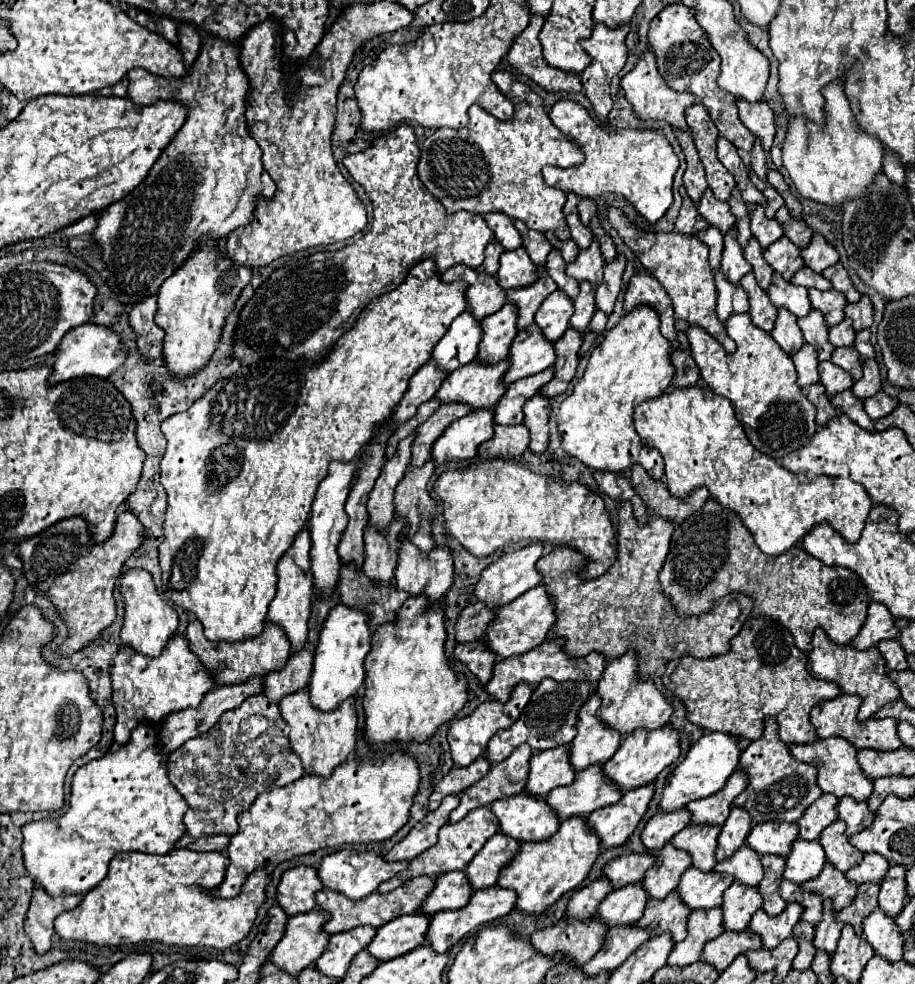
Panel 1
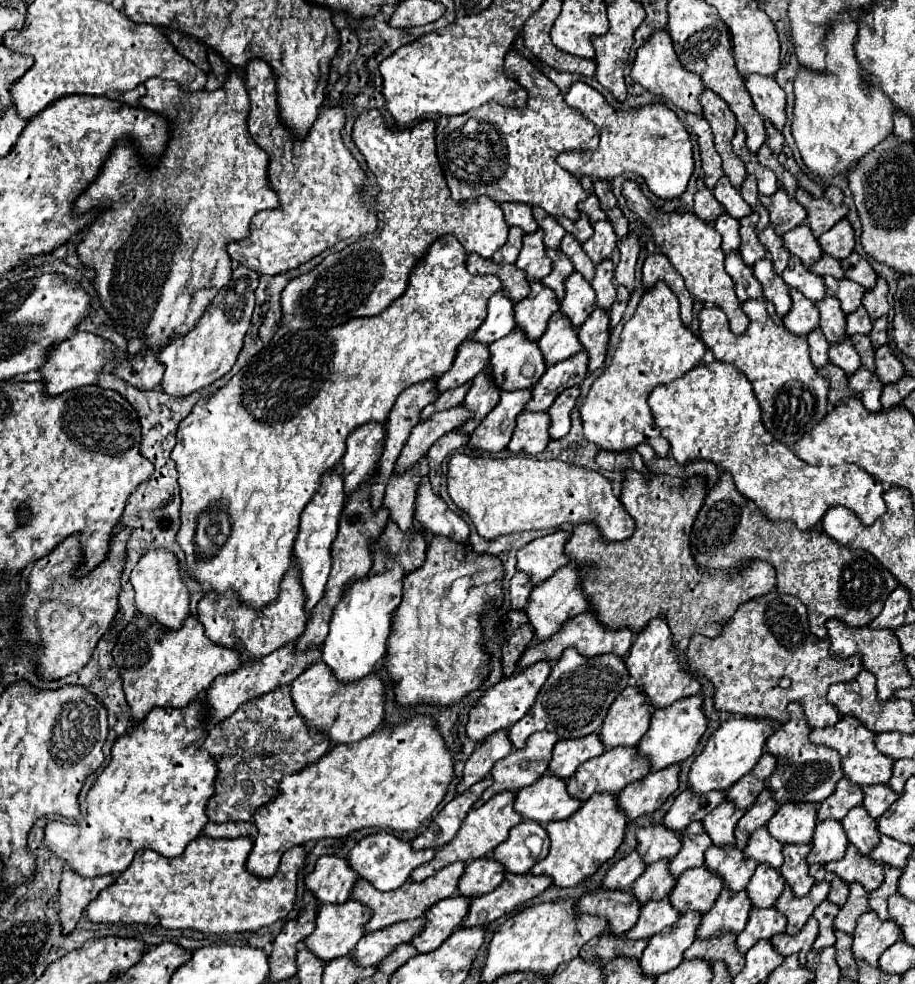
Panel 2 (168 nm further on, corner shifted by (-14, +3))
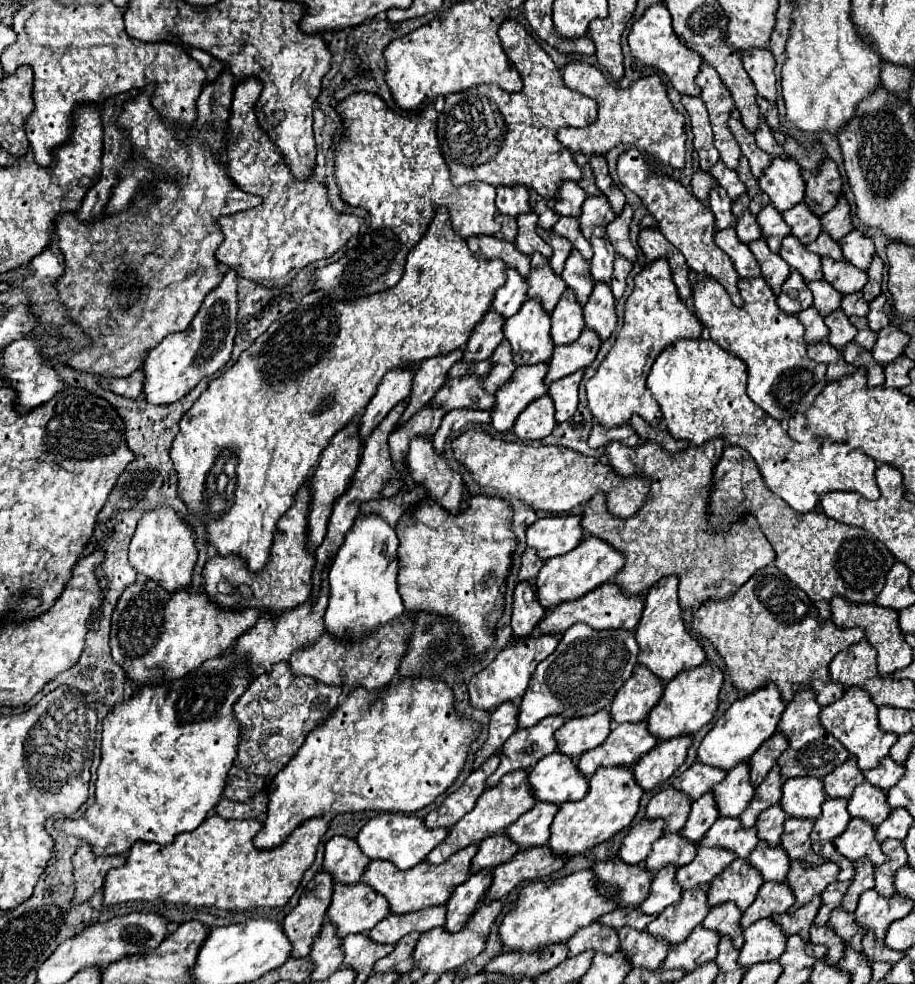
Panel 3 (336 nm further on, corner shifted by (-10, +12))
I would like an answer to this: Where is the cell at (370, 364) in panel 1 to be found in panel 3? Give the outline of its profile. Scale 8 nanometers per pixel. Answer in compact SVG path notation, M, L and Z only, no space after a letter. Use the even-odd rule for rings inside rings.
M440 208L436 212L434 220L430 222L430 228L422 236L422 240L408 252L406 266L404 266L404 276L394 288L388 288L386 292L380 292L378 296L364 296L362 300L352 300L352 302L320 300L316 304L308 304L308 306L302 306L298 310L292 310L284 318L270 324L270 328L262 336L258 336L248 350L244 350L240 354L236 364L232 364L220 378L214 378L208 384L208 388L194 402L194 406L180 418L180 432L174 438L172 448L170 448L170 458L174 462L176 472L178 472L178 496L186 504L186 508L202 520L202 524L206 528L206 534L208 534L208 544L216 550L216 554L244 558L250 572L262 572L264 566L270 560L270 548L272 548L272 542L274 542L276 522L294 506L296 492L312 476L314 468L318 466L320 454L330 444L332 436L338 434L348 422L356 420L364 412L364 408L368 406L370 398L376 394L376 388L382 382L386 372L408 368L408 366L418 368L422 364L422 360L426 360L426 358L446 356L452 350L462 348L462 344L466 344L466 336L470 336L470 328L474 328L474 324L478 320L482 320L482 316L490 310L492 296L494 296L496 288L500 288L504 282L506 282L506 264L502 260L480 262L468 250L466 240L460 238L458 234L454 234L446 208Z

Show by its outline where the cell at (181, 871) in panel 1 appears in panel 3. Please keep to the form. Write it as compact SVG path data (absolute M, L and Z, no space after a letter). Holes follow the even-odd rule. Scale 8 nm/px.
M208 816L196 830L178 834L168 846L136 842L130 848L126 864L106 874L102 902L104 906L114 906L132 900L164 900L192 908L214 906L226 912L286 906L304 872L314 862L328 822L324 818L306 820L274 852L258 852L252 846L252 838L260 832L260 826L258 820L220 820L218 816Z

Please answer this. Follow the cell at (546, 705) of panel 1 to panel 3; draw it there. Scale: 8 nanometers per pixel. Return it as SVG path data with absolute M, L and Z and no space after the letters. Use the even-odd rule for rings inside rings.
M574 624L574 628L568 628L564 632L556 650L542 664L538 664L538 668L530 680L530 688L526 688L524 698L520 702L518 728L534 726L542 718L552 716L552 714L558 714L558 716L570 720L570 718L596 714L596 712L608 708L612 704L612 698L618 692L618 688L630 678L630 674L636 666L636 654L638 654L638 644L636 644L632 632L626 632L626 630L594 632L592 628L586 628L586 624Z

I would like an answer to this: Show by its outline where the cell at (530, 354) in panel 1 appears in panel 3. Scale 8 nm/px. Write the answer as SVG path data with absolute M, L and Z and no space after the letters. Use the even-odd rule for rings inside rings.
M570 288L564 290L560 302L556 304L552 316L552 342L554 346L560 344L570 344L576 342L580 332L584 330L584 316L582 316L582 306L578 306L576 296Z

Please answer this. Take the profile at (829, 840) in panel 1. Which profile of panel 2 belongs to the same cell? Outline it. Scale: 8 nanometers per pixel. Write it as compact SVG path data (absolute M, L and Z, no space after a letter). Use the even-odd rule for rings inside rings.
M856 805L848 813L848 817L842 819L842 825L848 833L850 843L856 845L862 855L868 855L874 849L874 845L878 845L878 841L880 841L878 821L874 821L874 817L870 817L866 813L864 805Z

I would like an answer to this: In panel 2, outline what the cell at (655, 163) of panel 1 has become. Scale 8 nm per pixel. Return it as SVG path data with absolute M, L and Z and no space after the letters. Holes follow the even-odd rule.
M584 81L572 83L566 93L566 103L578 109L600 129L600 145L594 151L566 151L556 161L578 179L588 175L592 179L614 179L624 171L640 175L650 191L662 199L674 199L686 191L688 179L694 171L692 143L686 127L680 123L676 113L664 103L650 103L632 111L616 111L594 87ZM610 115L610 127L608 127Z

